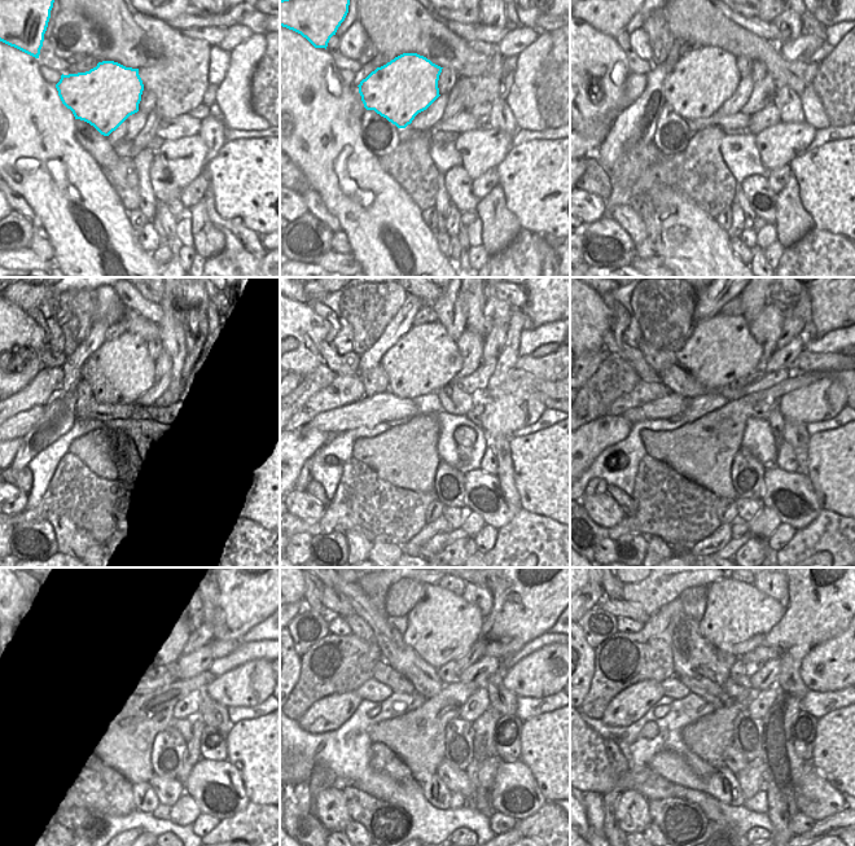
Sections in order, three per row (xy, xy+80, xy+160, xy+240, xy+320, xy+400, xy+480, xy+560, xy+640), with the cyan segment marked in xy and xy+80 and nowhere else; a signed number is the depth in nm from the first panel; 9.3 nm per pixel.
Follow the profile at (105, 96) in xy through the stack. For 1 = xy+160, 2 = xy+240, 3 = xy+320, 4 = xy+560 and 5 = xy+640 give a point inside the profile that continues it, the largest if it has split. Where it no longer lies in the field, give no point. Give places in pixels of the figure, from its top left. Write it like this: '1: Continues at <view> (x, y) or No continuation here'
1: Continues at xy+160 (704, 78)
2: Continues at xy+240 (119, 372)
3: Continues at xy+320 (425, 359)
4: Continues at xy+560 (442, 626)
5: Continues at xy+640 (737, 618).

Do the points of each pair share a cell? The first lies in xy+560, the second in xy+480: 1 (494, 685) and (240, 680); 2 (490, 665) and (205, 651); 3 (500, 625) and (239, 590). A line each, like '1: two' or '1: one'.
1: two
2: one
3: one

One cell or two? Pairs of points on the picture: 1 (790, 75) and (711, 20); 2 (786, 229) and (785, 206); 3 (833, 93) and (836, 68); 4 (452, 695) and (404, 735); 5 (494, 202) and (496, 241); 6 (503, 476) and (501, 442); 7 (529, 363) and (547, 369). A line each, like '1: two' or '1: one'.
1: one
2: one
3: one
4: one
5: one
6: one
7: one

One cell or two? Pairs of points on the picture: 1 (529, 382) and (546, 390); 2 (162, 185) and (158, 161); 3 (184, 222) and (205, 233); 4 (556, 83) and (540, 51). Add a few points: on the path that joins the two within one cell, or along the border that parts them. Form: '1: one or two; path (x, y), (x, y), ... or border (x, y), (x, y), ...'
1: one; path (533, 384), (542, 389)
2: one; path (158, 179), (158, 167)
3: two; border (185, 213), (189, 218), (189, 232), (193, 245)
4: two; border (551, 33), (551, 51), (536, 73), (536, 88)

